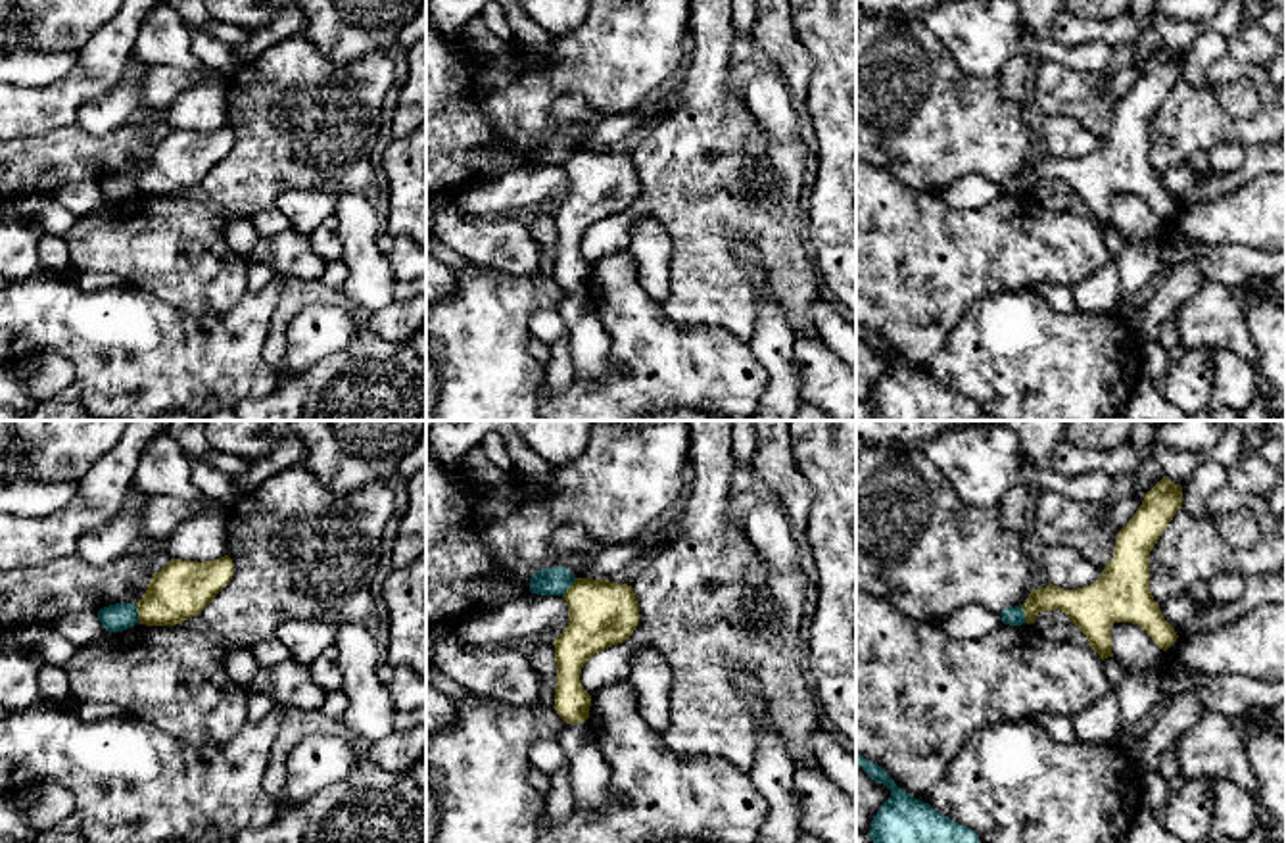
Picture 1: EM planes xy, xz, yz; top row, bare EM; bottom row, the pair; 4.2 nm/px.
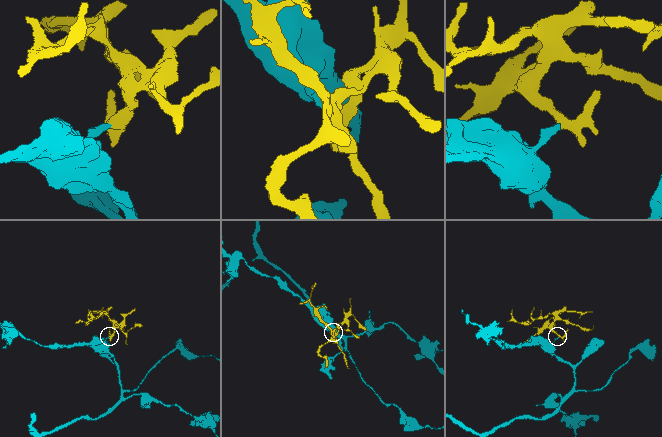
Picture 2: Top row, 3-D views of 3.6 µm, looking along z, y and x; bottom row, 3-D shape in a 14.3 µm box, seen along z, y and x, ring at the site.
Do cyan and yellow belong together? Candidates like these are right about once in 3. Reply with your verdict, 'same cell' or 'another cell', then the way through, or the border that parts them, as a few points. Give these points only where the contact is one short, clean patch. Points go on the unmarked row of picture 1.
another cell; border xy (135, 173), (141, 192)

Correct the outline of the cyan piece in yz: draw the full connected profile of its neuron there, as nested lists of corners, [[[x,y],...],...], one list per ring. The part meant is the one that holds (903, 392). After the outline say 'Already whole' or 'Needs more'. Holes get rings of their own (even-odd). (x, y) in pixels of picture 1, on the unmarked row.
[[[858,323],[856,338],[891,359],[891,367],[881,374],[868,401],[879,421],[973,421],[981,413],[971,397],[914,369],[879,334]]]. Already whole

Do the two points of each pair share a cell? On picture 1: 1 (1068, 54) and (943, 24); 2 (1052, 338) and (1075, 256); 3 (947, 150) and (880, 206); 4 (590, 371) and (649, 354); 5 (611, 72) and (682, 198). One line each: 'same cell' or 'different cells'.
1: same cell
2: different cells
3: different cells
4: different cells
5: different cells

